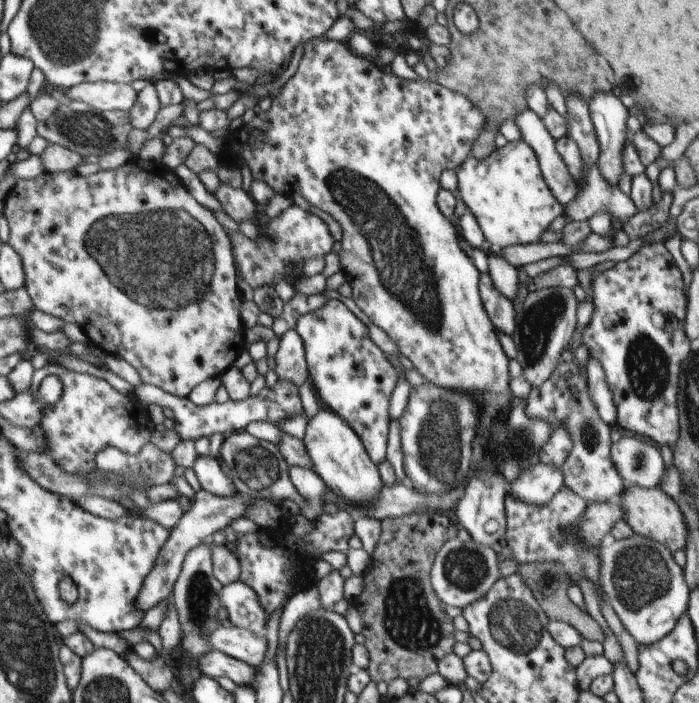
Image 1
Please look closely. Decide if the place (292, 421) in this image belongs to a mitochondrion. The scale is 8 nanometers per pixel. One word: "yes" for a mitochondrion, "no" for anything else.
no

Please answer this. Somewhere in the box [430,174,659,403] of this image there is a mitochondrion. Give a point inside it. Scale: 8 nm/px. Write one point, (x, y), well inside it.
(537, 325)

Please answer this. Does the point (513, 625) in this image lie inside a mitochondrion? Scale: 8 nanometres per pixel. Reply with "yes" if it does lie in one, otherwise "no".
yes

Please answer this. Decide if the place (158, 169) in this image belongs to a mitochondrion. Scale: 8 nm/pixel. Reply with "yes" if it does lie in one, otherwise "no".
no

